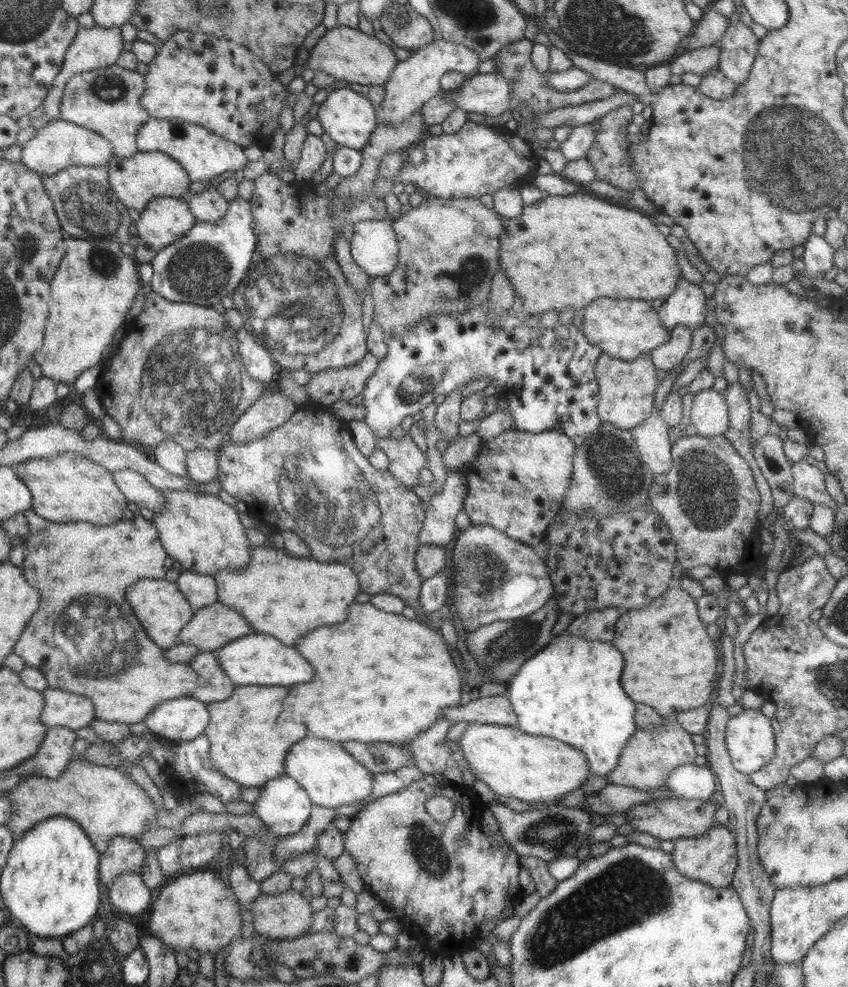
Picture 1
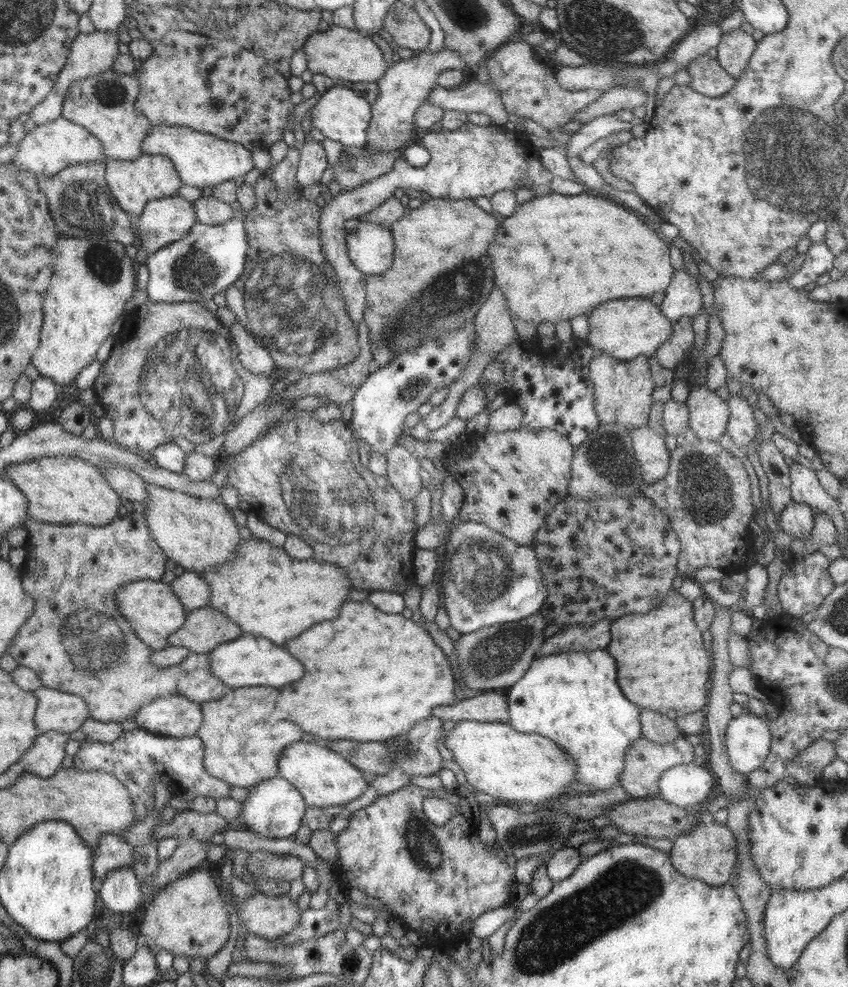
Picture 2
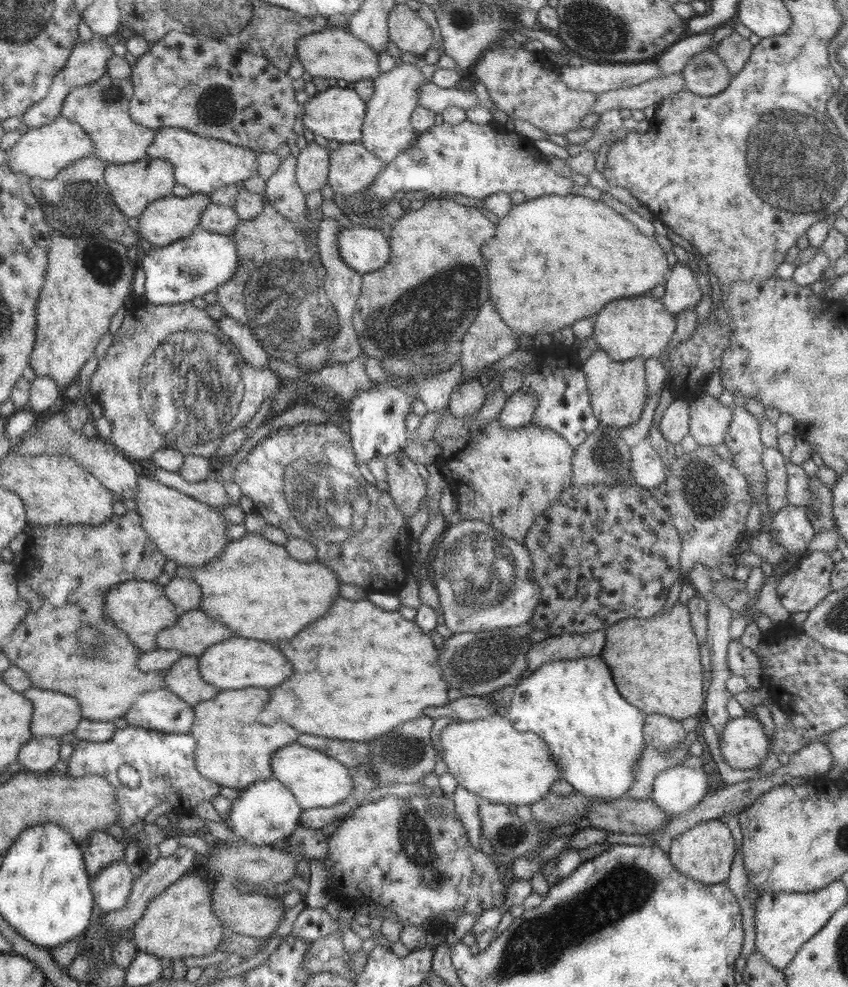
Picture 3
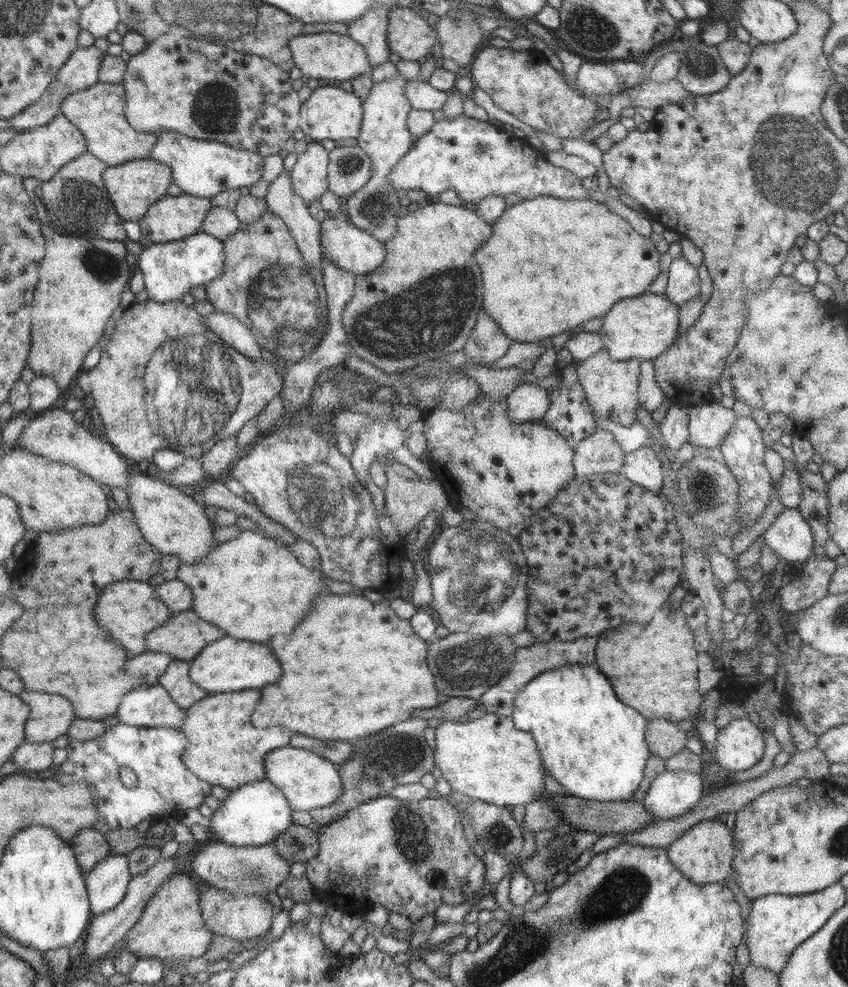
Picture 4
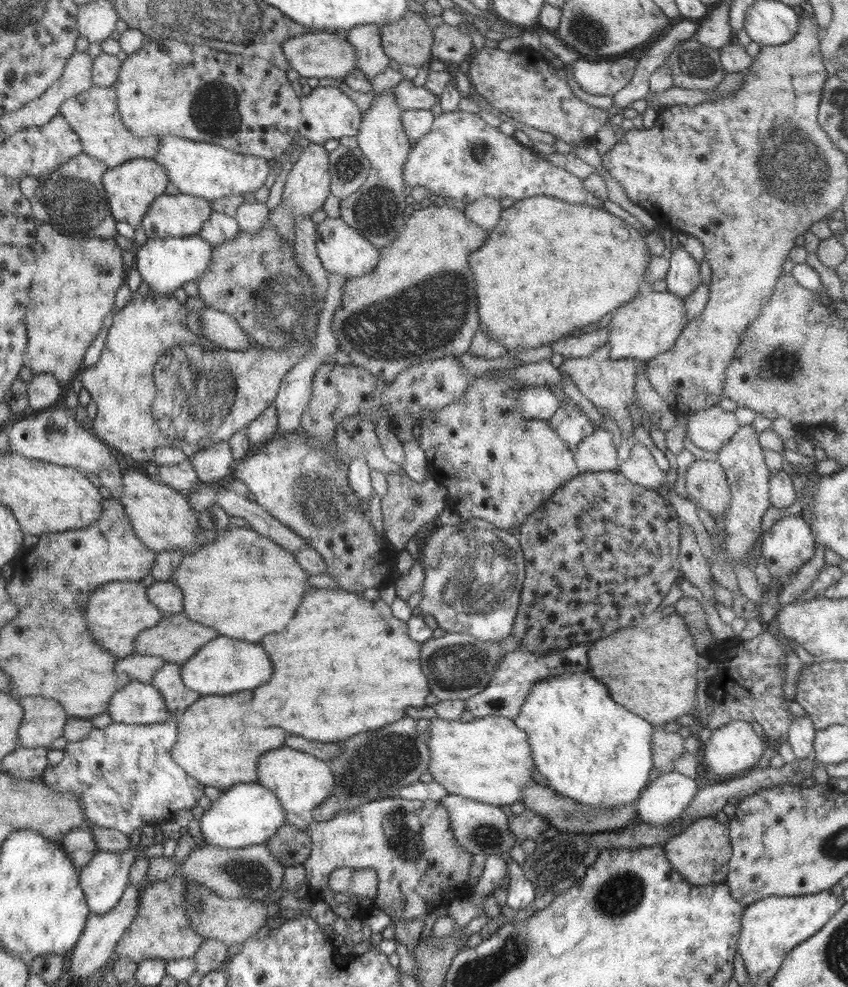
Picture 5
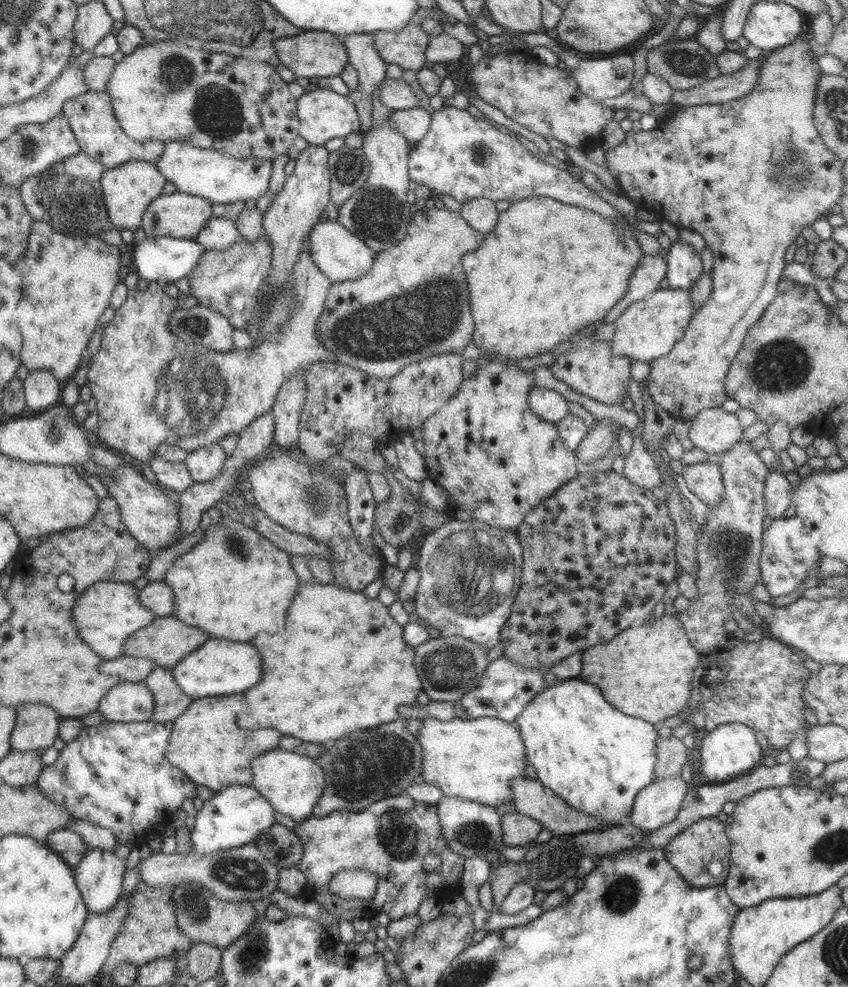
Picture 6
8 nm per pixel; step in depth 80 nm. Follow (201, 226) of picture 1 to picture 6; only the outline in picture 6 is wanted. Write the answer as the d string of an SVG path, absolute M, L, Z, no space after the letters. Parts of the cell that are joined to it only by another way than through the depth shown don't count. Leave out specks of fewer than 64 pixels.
M147 236L144 240L134 242L131 245L132 267L140 278L148 282L156 282L160 286L175 284L184 277L189 277L199 264L204 250L199 241L187 238L170 238L165 236Z

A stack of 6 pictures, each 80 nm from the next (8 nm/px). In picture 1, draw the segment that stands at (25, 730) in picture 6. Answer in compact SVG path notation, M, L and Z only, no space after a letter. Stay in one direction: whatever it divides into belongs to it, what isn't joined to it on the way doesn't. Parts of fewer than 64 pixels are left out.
M46 688L43 691L48 706L43 708L41 720L47 728L65 726L78 730L86 728L98 717L96 704L82 694L65 692L62 689Z

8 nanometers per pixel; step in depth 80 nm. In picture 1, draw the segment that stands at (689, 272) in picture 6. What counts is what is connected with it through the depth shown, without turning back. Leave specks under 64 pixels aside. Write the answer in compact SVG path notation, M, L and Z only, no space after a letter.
M682 277L680 284L676 286L676 292L672 292L657 313L668 330L678 325L696 329L705 324L707 300L701 286L692 284Z

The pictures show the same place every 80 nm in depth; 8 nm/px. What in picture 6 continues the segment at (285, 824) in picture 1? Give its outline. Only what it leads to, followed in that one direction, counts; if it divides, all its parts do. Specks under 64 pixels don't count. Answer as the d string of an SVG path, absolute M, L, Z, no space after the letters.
M236 784L221 788L204 801L195 816L194 830L191 830L189 838L190 851L194 854L210 854L249 845L276 823L275 814L272 805L251 786Z

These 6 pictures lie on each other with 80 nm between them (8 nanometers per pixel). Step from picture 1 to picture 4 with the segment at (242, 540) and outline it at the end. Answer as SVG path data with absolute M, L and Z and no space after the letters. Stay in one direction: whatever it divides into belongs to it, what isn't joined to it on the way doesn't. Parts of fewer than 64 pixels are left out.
M129 474L126 489L131 511L138 521L140 532L156 551L164 555L175 556L182 563L194 564L204 558L216 544L212 540L210 520L204 508L196 499L190 498L185 489L178 489L170 484L158 482L158 479L142 474Z

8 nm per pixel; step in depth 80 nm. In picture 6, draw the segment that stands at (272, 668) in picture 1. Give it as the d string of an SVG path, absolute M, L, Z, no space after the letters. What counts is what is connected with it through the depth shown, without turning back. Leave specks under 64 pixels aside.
M208 639L203 647L180 660L171 668L176 685L193 700L244 693L260 682L262 660L252 644L236 643L232 640Z

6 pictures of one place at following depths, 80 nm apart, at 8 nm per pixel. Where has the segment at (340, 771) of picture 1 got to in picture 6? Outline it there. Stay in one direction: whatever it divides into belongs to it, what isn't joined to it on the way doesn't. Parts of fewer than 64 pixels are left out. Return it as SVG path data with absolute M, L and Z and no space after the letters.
M279 749L258 756L252 763L251 773L254 777L251 787L272 805L276 813L285 814L296 821L312 816L315 804L323 794L327 778L327 775L324 776L326 772L316 759Z

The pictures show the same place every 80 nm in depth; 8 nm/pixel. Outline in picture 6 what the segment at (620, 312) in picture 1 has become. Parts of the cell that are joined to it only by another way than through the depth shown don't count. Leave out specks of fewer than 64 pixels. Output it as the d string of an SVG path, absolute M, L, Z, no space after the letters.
M659 289L648 298L630 304L612 322L615 333L610 340L611 351L619 357L635 358L648 363L665 357L684 336L694 313L689 290Z

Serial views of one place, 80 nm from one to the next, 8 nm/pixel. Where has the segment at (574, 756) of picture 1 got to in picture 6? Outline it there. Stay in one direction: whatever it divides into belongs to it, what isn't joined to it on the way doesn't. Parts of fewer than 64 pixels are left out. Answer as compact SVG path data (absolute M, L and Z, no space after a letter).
M489 716L449 721L425 718L416 738L424 750L421 772L424 783L437 786L444 797L455 796L497 807L513 797L511 782L526 775L526 748L515 723Z

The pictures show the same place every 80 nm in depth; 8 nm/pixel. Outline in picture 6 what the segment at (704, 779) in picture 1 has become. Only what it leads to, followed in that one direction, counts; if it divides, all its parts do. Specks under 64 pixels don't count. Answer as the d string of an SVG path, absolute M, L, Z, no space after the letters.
M669 776L668 778L655 779L646 788L641 788L634 799L634 804L627 818L627 823L633 824L640 830L653 831L663 824L672 822L678 814L685 794L692 784L686 783L681 776Z

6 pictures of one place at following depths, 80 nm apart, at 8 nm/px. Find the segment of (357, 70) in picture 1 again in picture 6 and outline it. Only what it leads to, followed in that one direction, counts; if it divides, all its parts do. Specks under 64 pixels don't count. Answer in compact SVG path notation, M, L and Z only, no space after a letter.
M309 30L302 31L294 36L285 36L276 39L273 48L279 57L279 61L292 70L296 78L326 78L327 76L338 76L345 64L349 62L347 47L342 38L324 31Z

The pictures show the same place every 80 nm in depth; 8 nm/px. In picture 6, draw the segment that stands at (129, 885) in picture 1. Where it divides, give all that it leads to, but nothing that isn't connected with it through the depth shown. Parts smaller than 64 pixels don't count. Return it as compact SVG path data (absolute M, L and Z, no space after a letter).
M91 848L73 867L75 883L90 912L105 913L119 903L125 864L113 851Z

